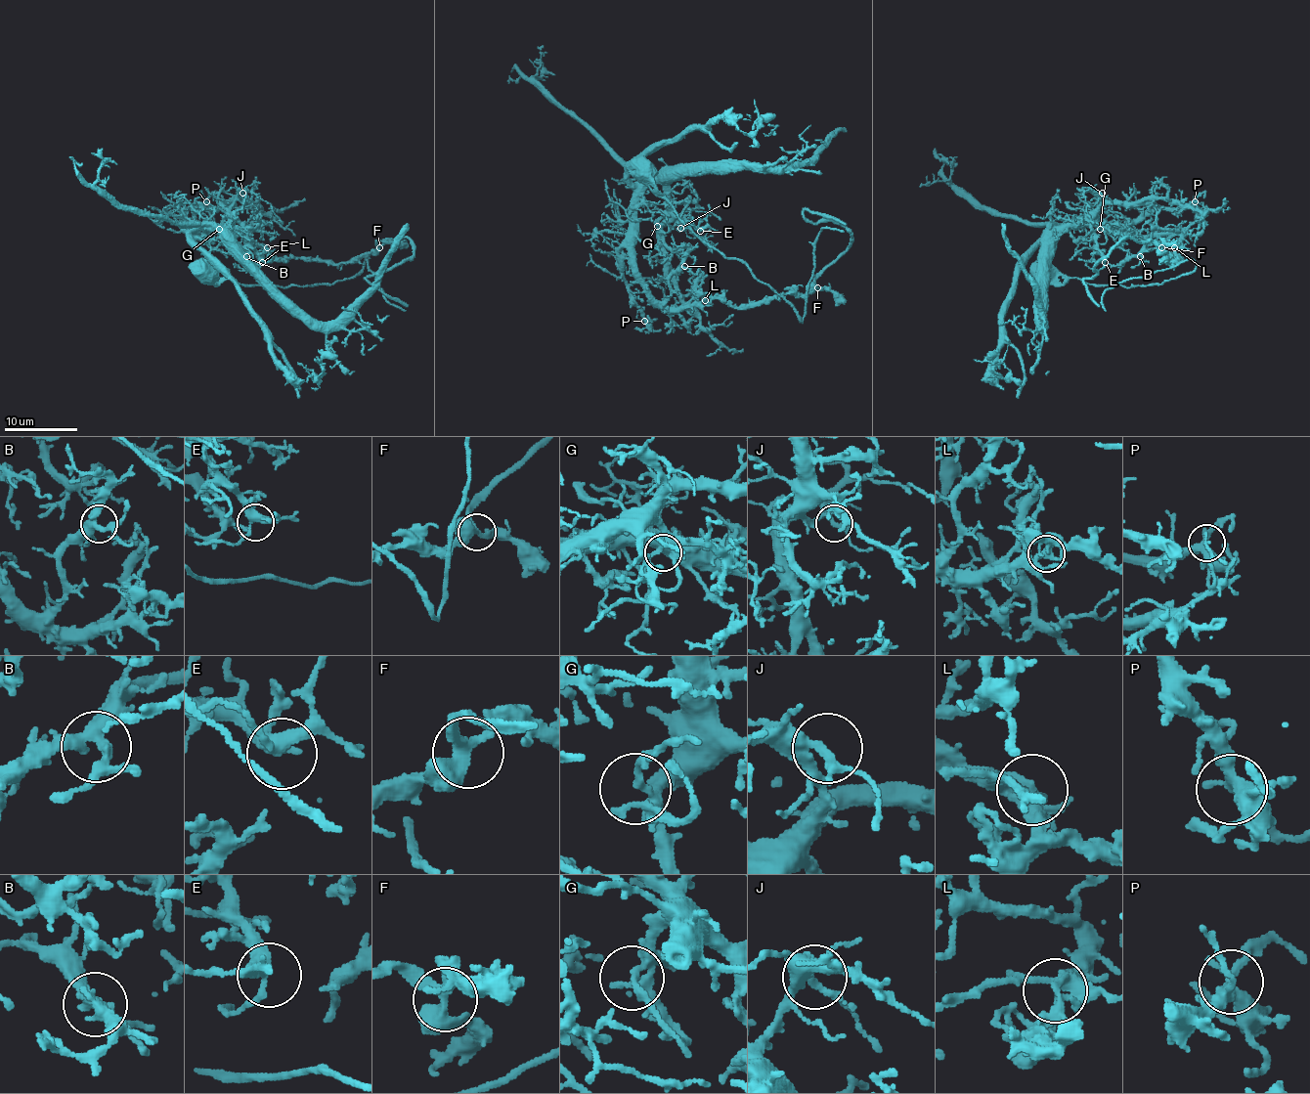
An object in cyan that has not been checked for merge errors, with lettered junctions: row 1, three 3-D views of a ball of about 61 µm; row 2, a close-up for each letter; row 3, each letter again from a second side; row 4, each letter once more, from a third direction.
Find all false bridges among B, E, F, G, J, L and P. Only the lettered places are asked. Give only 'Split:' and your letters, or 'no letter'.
Split: L

